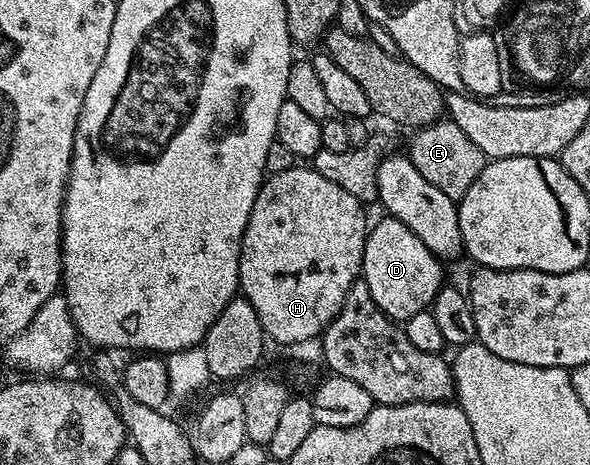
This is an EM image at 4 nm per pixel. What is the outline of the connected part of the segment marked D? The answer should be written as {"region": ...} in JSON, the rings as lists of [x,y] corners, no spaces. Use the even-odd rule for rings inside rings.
{"region":[[[383,215],[381,219],[375,224],[373,221],[372,227],[366,233],[360,279],[368,286],[368,290],[372,294],[372,302],[376,302],[376,306],[380,306],[380,310],[389,320],[404,322],[408,318],[412,318],[412,314],[427,311],[433,304],[436,294],[444,283],[444,277],[442,277],[444,264],[432,254],[432,250],[428,250],[428,246],[424,246],[424,242],[420,242],[420,238],[416,238],[416,234],[412,234],[412,230],[408,230],[408,226],[404,226],[404,222],[387,215]]]}

